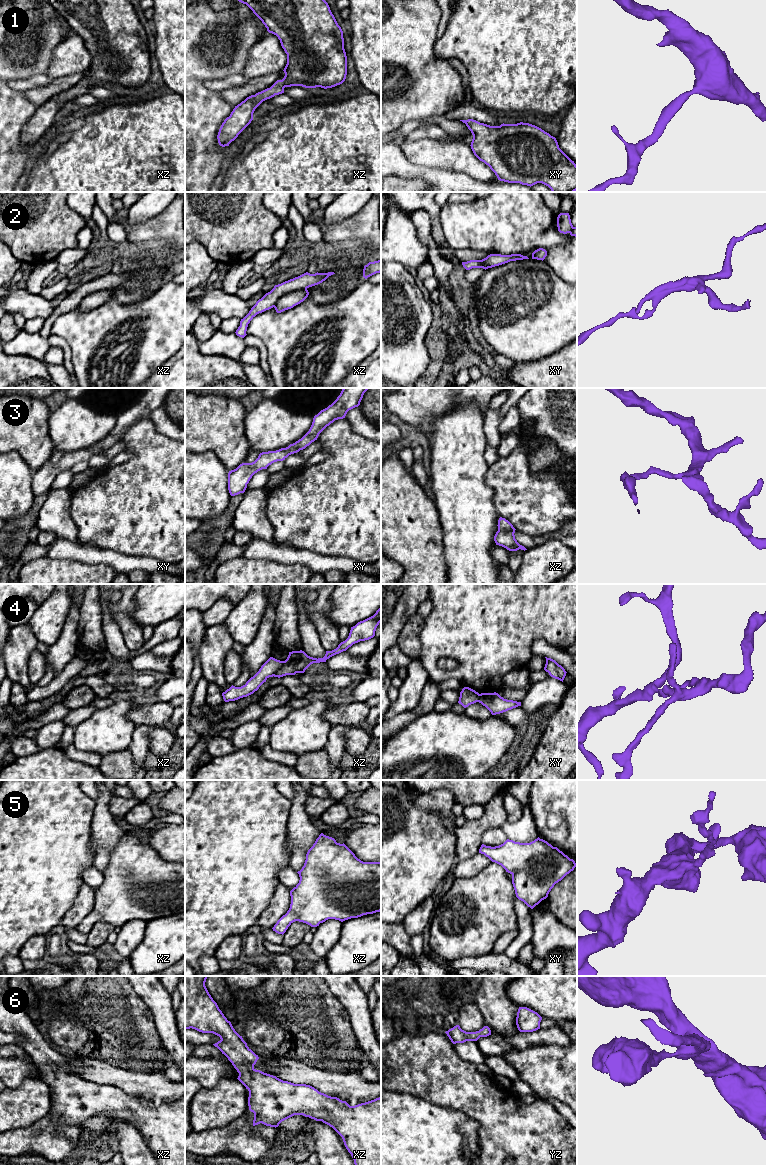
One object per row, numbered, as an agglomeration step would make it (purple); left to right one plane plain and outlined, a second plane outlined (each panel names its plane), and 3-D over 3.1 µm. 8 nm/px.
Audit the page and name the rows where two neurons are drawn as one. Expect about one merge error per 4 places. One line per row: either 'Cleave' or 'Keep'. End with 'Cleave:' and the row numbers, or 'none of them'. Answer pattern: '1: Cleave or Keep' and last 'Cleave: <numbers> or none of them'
1: Keep
2: Keep
3: Keep
4: Cleave
5: Keep
6: Keep
Cleave: 4

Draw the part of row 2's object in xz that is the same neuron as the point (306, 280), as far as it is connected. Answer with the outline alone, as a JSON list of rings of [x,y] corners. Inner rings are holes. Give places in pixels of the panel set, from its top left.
[[[308,272],[275,285],[274,288],[266,293],[256,304],[251,308],[249,313],[240,321],[240,326],[236,330],[236,335],[244,338],[247,334],[247,327],[250,321],[259,313],[262,313],[271,308],[275,308],[277,313],[291,309],[294,306],[303,302],[309,295],[308,288],[318,285],[325,281],[329,276],[335,274]]]

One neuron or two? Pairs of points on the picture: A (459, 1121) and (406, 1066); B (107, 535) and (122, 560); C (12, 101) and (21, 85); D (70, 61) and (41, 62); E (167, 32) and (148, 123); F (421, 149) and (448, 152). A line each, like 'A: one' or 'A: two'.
A: two
B: two
C: two
D: two
E: two
F: one

